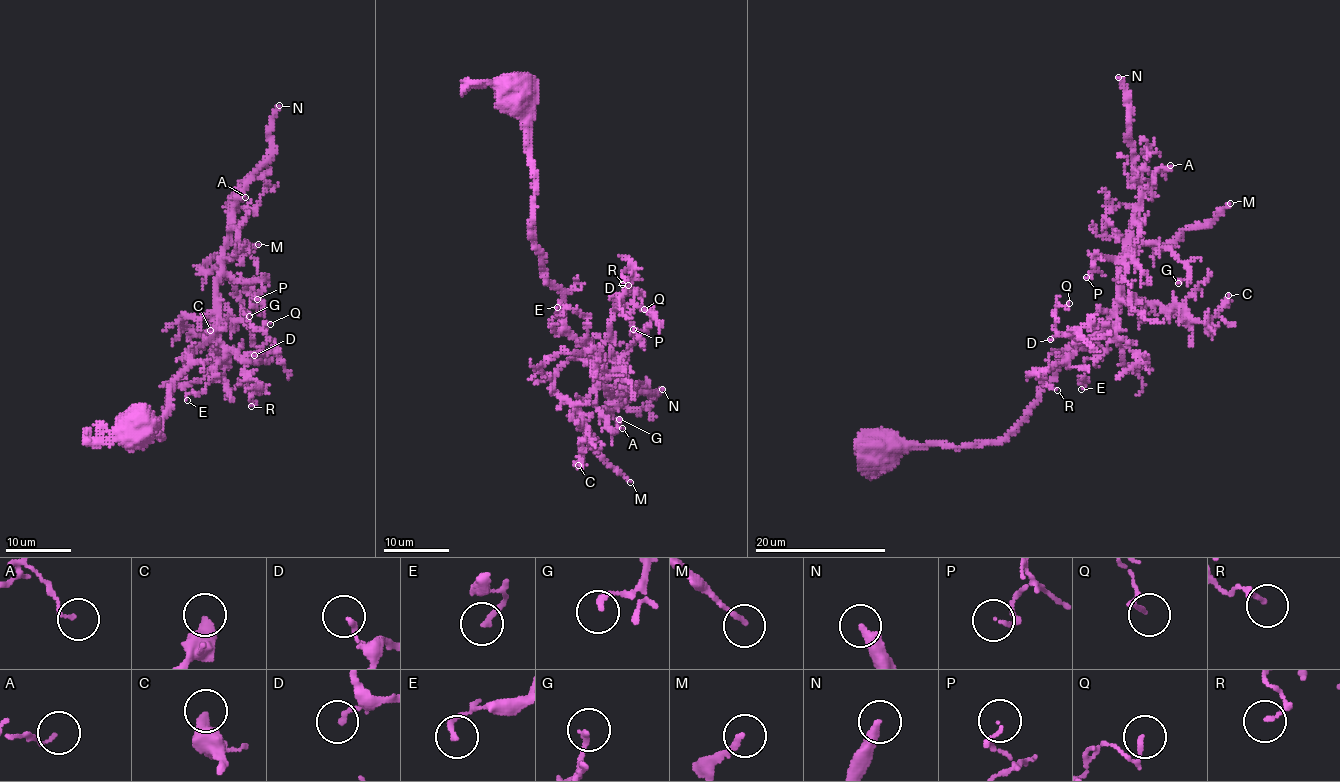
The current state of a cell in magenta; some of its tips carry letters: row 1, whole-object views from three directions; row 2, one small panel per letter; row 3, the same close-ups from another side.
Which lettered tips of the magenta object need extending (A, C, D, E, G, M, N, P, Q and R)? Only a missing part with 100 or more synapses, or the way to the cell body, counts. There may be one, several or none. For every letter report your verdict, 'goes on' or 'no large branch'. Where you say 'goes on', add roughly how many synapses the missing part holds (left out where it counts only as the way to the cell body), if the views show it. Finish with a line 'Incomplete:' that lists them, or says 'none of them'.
A: no large branch
C: no large branch
D: no large branch
E: no large branch
G: no large branch
M: no large branch
N: goes on; 1000 synapses
P: no large branch
Q: no large branch
R: no large branch
Incomplete: N

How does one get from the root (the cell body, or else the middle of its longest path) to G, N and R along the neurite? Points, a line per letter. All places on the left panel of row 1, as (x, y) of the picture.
G: (135, 429), (161, 439), (168, 387), (216, 325), (221, 268), (249, 316)
N: (135, 429), (161, 439), (168, 387), (216, 325), (216, 278), (234, 226), (234, 199), (271, 148), (279, 105)
R: (135, 429), (161, 439), (168, 387), (213, 336), (260, 386), (251, 406)

